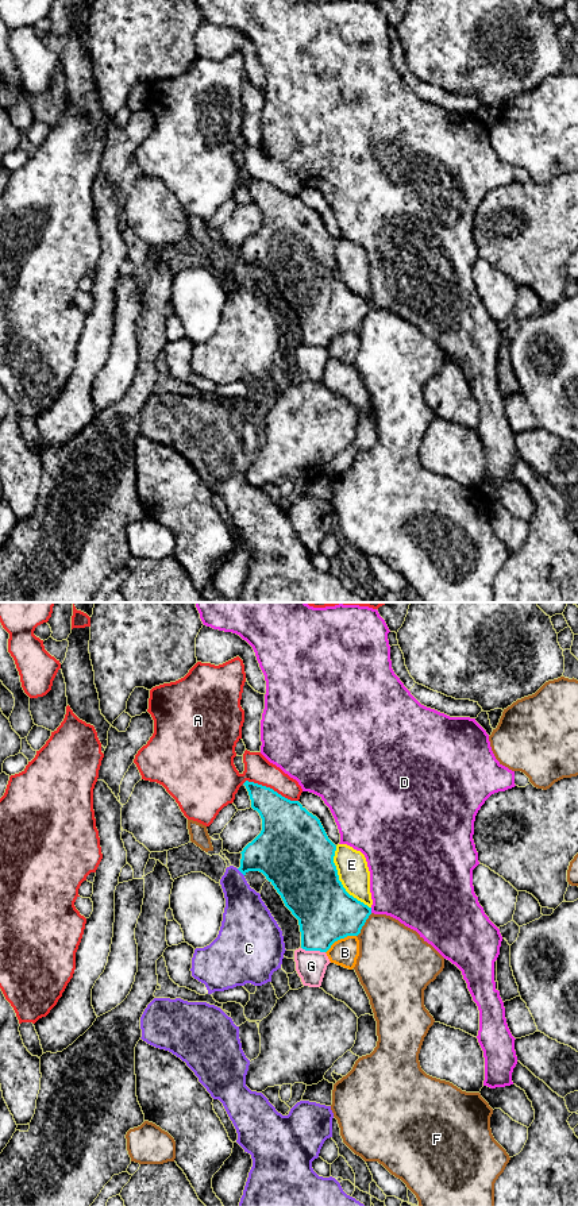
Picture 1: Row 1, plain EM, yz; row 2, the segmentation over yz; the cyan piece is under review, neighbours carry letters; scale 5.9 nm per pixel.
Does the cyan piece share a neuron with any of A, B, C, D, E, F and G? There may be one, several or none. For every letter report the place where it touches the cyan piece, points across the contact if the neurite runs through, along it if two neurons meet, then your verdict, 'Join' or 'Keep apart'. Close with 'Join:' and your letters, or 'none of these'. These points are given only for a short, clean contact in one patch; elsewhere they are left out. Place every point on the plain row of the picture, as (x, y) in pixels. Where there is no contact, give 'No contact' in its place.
A: Touches cyan at yz (269, 182). Keep apart
B: Touches cyan at yz (339, 334). Keep apart
C: Touches cyan at yz (241, 266). Keep apart
D: Touches cyan at yz (370, 305). Keep apart
E: Touches cyan at yz (339, 276). Keep apart
F: Touches cyan at yz (363, 319). Keep apart
G: Touches cyan at yz (313, 345). Keep apart
Join: none of these

